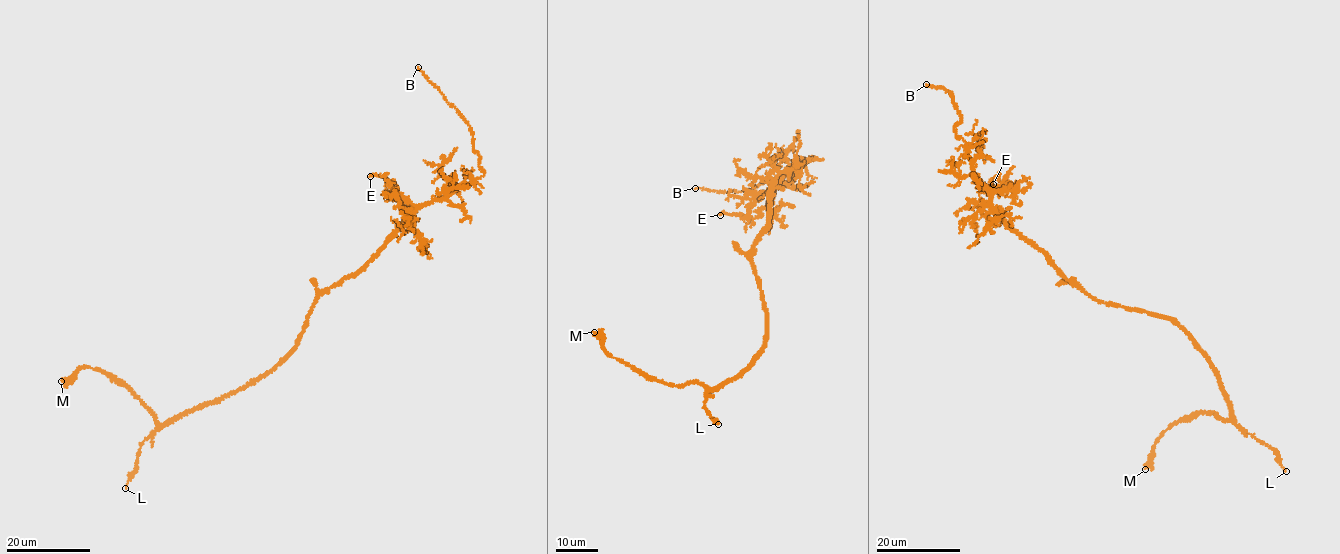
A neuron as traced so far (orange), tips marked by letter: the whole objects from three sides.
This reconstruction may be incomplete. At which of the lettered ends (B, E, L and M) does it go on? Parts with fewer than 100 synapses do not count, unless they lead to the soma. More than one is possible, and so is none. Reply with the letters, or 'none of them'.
B

